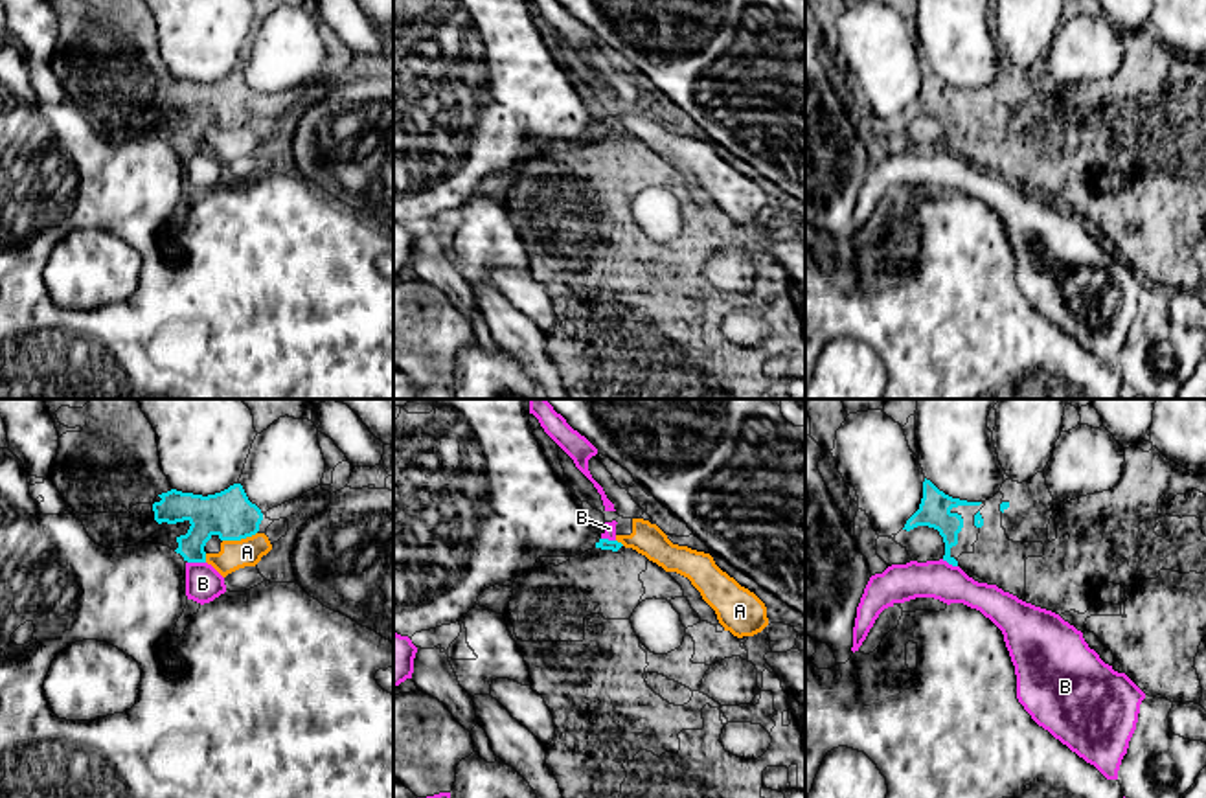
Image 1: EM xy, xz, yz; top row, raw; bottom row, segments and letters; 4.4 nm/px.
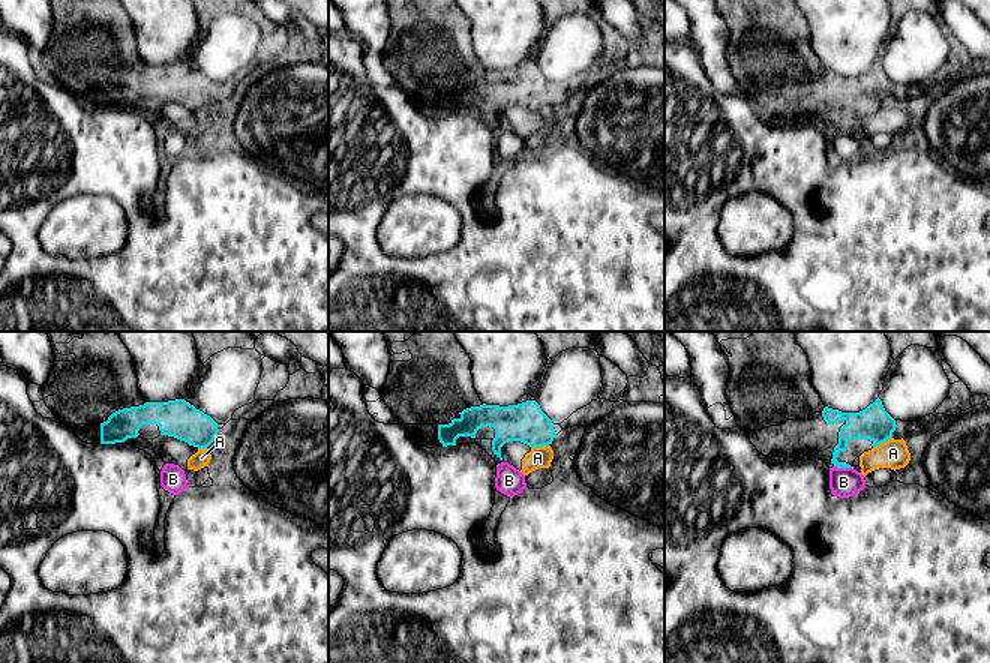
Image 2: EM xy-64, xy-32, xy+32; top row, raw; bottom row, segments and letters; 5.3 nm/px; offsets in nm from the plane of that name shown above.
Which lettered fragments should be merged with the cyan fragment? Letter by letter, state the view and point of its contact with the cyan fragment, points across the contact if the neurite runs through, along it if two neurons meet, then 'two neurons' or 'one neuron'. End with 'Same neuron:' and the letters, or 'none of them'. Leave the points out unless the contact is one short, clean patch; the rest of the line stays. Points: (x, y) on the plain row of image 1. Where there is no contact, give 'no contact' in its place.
A: contact xy (239, 127); border xy (256, 120), (223, 129); two neurons
B: contact xy (197, 149); border xy (188, 149), (204, 151); two neurons
Same neuron: none of them

